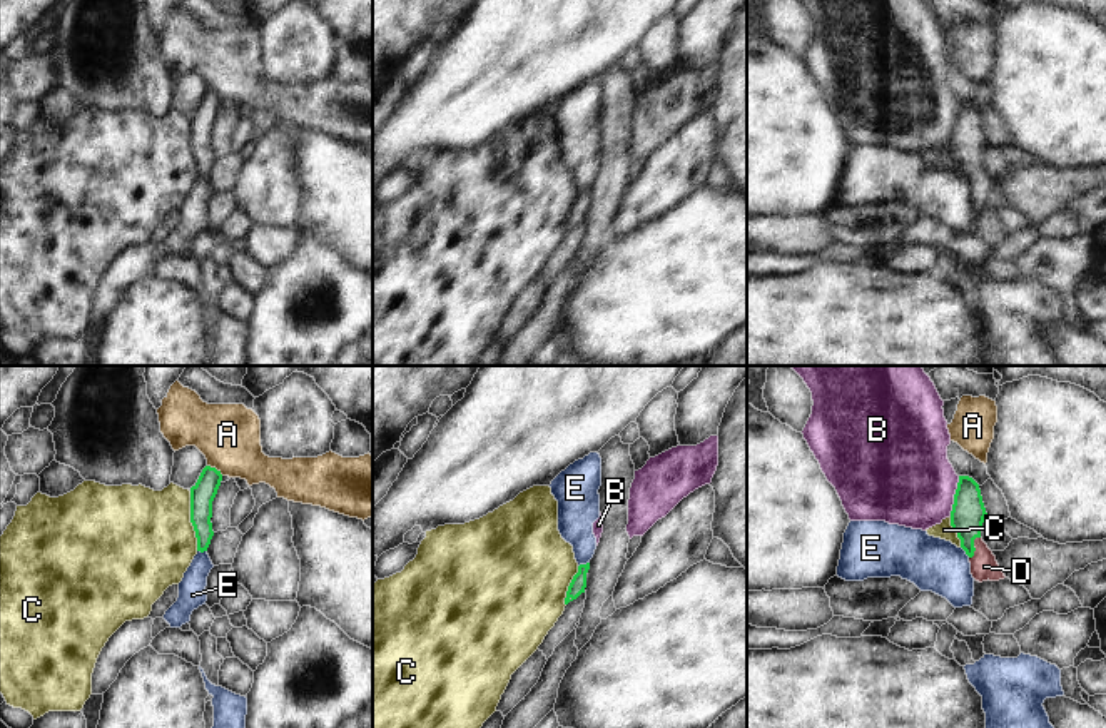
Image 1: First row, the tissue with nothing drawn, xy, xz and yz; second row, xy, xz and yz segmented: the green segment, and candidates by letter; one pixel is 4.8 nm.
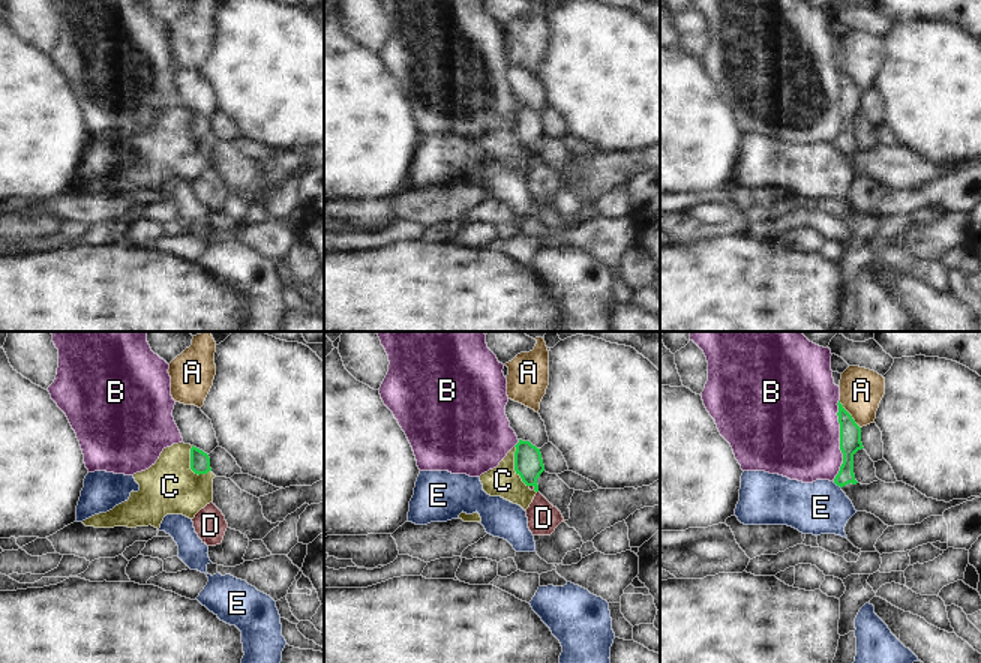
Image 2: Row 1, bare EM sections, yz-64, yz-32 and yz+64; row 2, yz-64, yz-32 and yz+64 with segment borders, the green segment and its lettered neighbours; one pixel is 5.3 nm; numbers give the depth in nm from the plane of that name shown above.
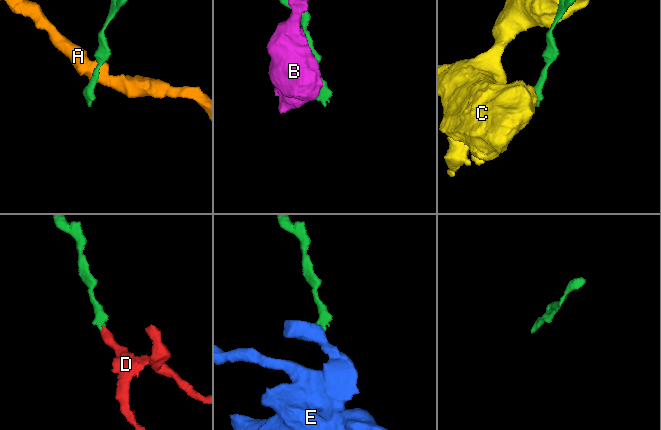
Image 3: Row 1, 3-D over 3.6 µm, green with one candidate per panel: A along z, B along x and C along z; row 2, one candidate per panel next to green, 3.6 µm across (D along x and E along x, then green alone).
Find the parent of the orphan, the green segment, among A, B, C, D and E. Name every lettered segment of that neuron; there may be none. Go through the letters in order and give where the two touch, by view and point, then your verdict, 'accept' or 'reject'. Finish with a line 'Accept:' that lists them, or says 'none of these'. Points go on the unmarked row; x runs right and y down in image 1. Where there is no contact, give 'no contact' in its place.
A: meets green in xy at (214, 94); reject
B: meets green in yz at (954, 122); reject
C: meets green in xy at (191, 147); reject
D: meets green in yz at (973, 172); accept
E: meets green in xz at (583, 191); reject
Accept: D

